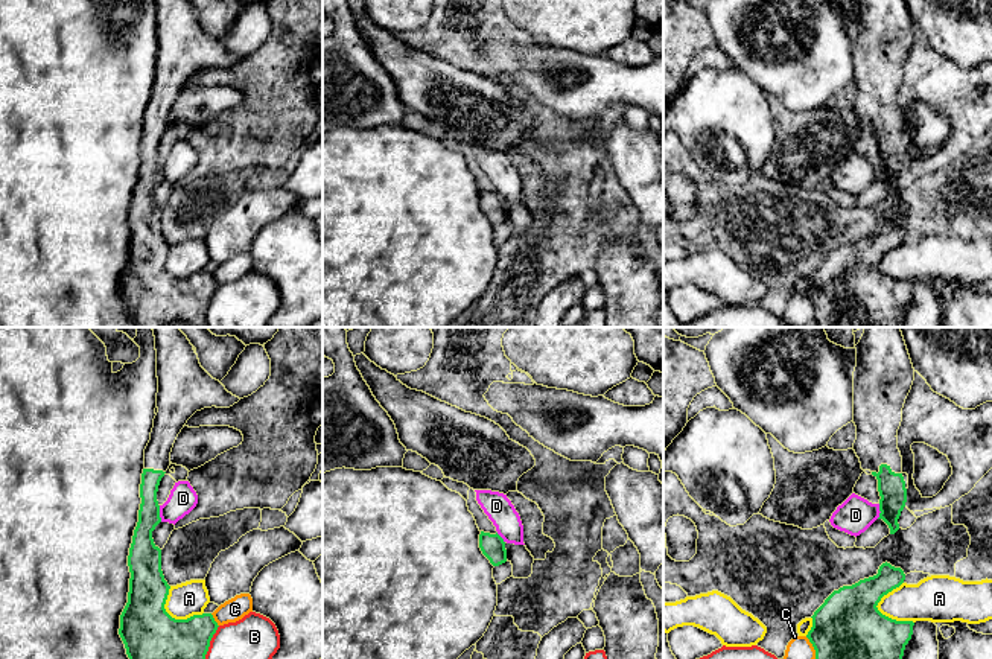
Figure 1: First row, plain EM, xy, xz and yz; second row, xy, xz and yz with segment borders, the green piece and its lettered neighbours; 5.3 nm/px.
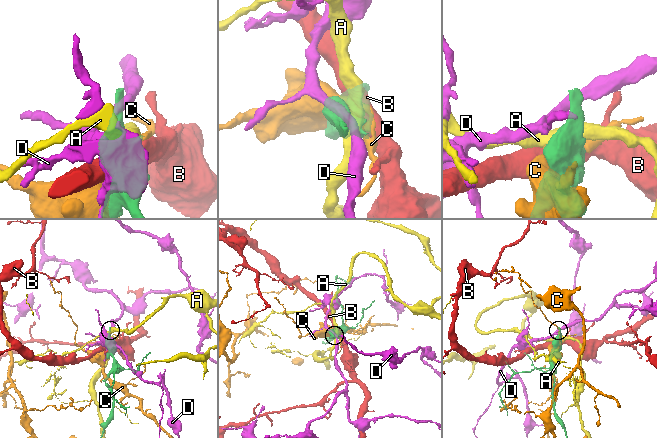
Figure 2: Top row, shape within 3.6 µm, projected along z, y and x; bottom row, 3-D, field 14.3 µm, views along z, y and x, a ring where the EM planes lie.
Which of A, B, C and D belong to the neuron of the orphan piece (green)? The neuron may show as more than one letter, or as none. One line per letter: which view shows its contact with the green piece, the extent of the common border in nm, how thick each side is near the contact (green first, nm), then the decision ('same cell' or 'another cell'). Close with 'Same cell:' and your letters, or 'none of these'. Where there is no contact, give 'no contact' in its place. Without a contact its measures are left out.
A: yz | 240 nm | 460/200 nm | another cell
B: xy | 240 nm | 380/320 nm | another cell
C: xy | 80 nm | 320/120 nm | another cell
D: xy | 90 nm | 170/150 nm | another cell
Same cell: none of these

